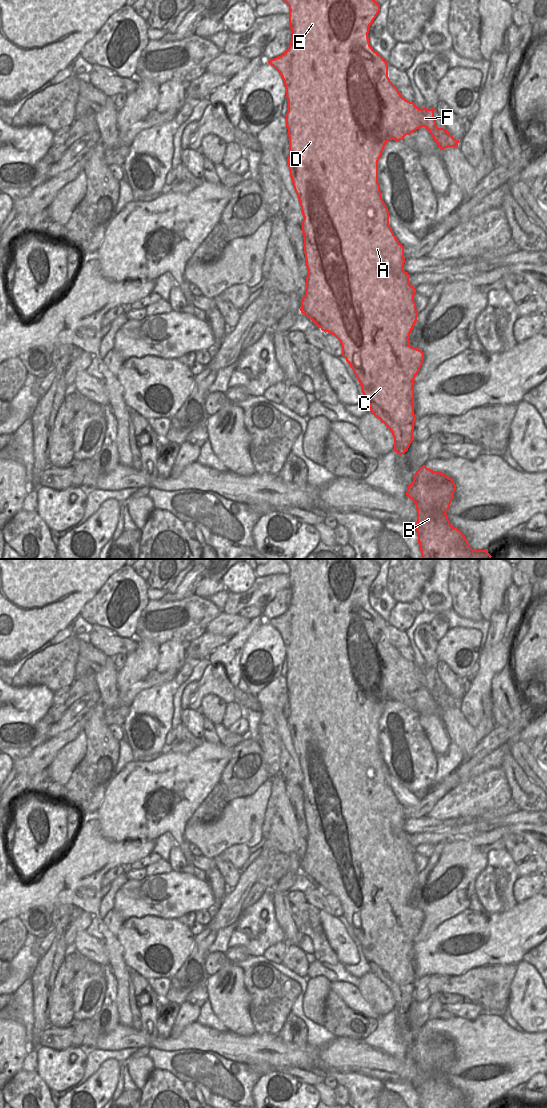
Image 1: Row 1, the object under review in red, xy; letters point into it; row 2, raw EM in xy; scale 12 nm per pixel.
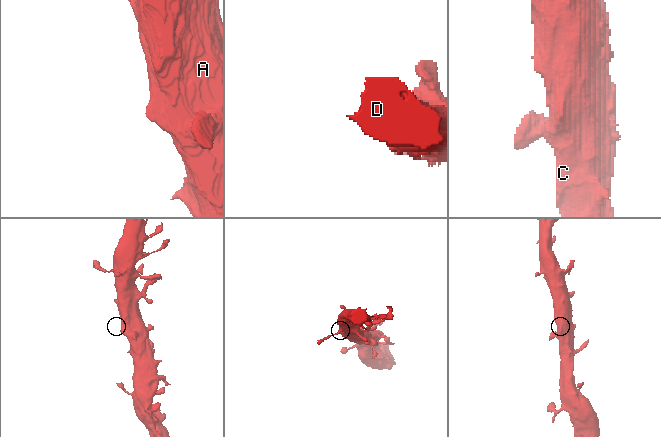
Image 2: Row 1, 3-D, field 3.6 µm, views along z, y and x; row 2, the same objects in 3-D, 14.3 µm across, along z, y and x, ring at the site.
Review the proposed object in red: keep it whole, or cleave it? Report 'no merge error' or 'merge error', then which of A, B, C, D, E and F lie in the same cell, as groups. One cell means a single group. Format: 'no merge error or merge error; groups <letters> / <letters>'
no merge error; groups A B C D E F

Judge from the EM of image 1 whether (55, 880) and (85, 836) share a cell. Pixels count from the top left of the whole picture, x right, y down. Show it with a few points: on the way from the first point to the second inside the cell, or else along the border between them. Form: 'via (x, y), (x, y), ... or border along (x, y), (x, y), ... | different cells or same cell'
via (66, 869), (85, 850), (85, 847) | same cell

